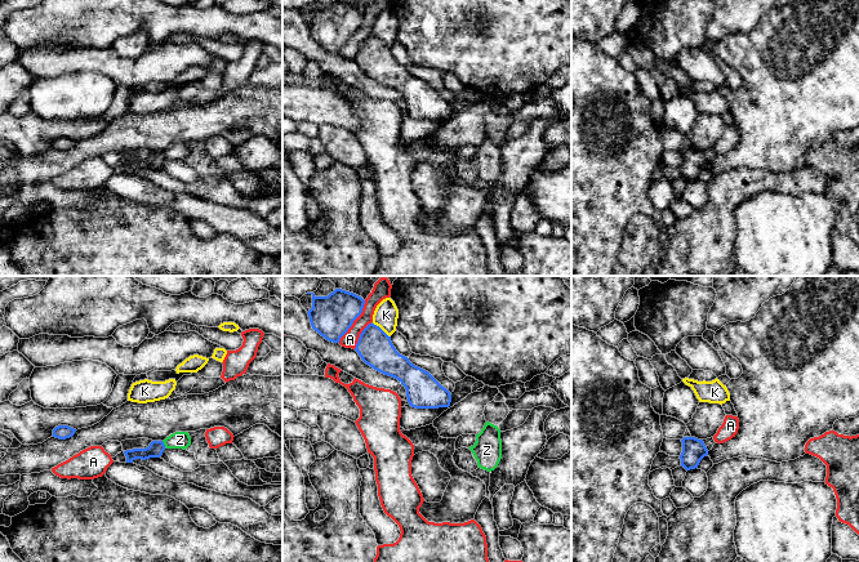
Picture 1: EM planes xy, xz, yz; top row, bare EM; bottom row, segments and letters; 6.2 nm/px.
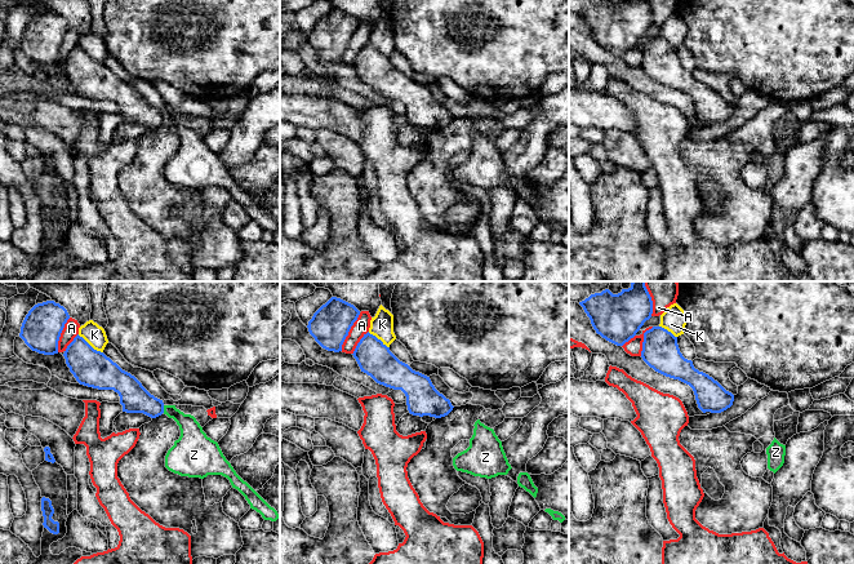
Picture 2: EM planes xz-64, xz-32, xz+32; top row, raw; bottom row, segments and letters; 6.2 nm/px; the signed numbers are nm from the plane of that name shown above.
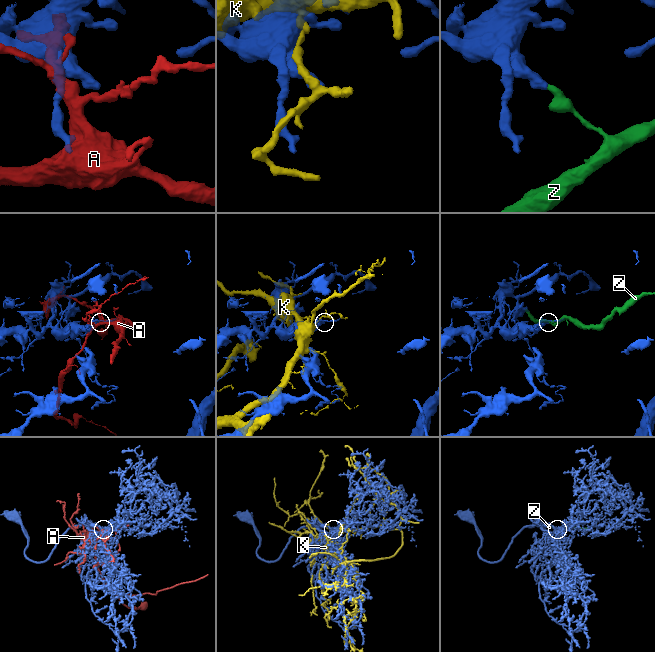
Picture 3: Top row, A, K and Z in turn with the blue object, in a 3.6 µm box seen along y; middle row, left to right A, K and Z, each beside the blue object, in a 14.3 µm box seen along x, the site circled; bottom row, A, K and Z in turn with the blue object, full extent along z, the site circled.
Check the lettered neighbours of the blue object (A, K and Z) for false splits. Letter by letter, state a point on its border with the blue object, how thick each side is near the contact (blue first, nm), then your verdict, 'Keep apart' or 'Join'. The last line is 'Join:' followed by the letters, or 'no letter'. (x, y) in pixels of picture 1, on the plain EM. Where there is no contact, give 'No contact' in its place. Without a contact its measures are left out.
A: Touches blue at xz (354, 31). Thickness 260 nm (blue) against 100 nm. Keep apart
K: Touches blue at xz (379, 39). Thickness 220 nm (blue) against 150 nm. Keep apart
Z: Touches blue at xy (163, 155). Thickness 100 nm (blue) against 110 nm. Keep apart
Join: no letter

